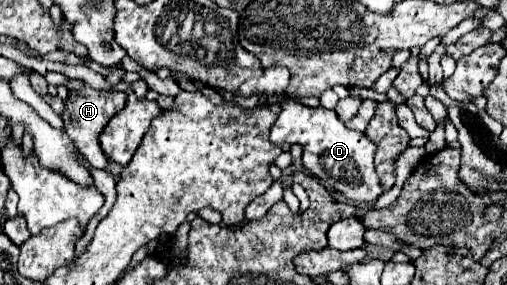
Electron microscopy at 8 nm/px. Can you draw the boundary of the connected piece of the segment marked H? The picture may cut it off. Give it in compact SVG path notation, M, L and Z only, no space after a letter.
M85 85L85 87L83 87L81 91L77 91L77 93L69 93L67 109L65 109L65 113L63 113L65 131L67 131L67 135L77 143L75 147L79 147L79 151L83 151L83 155L87 157L87 161L91 163L91 167L107 169L109 157L103 155L101 143L99 143L99 135L103 133L103 127L107 127L107 123L125 107L125 103L127 103L127 95L125 95L125 93L97 91L97 89L91 89L89 85Z

